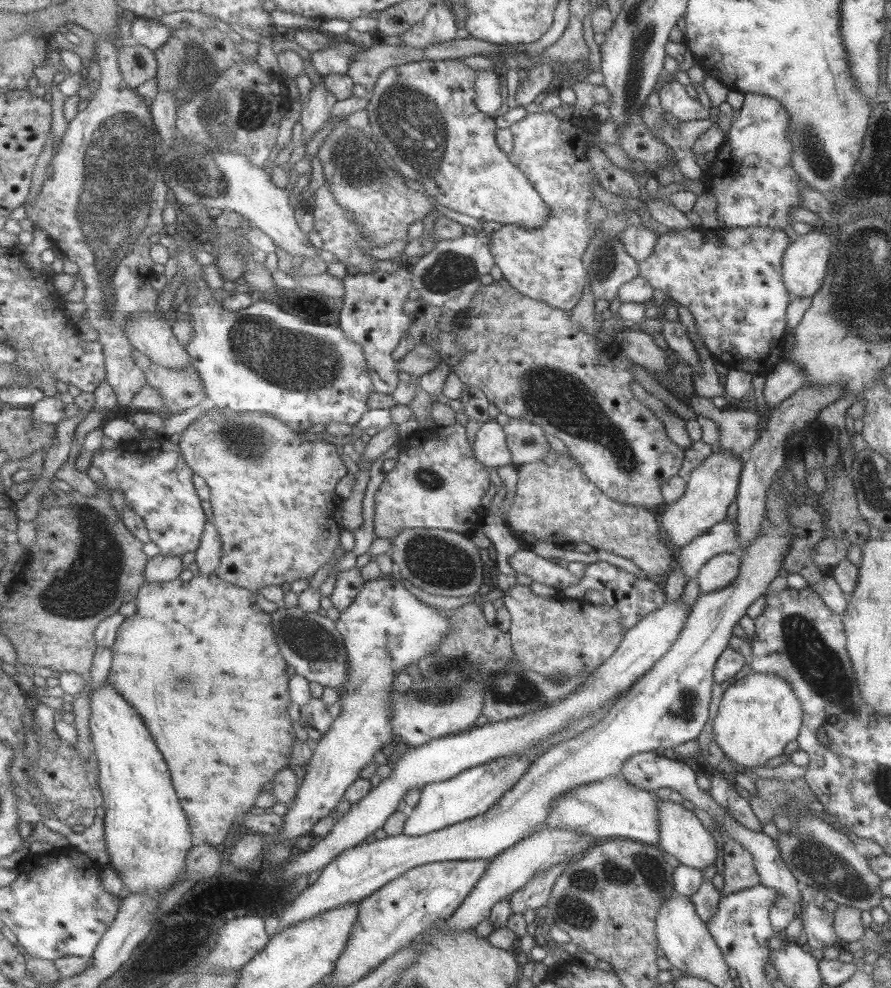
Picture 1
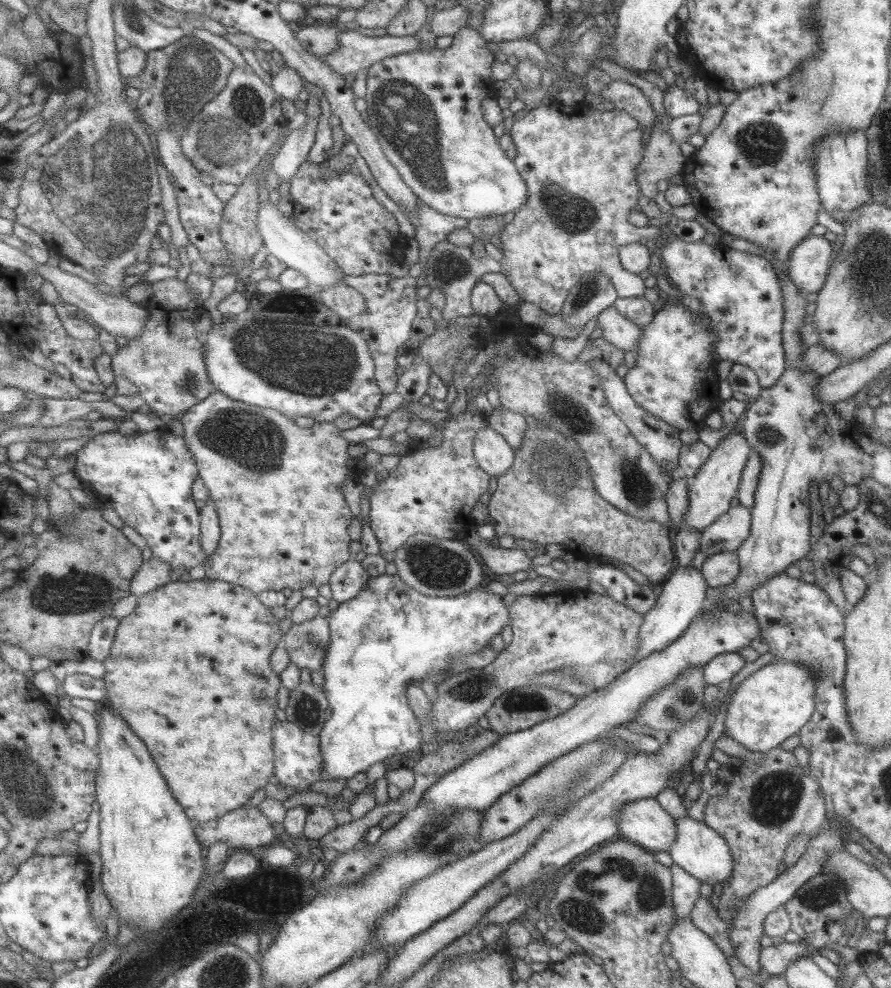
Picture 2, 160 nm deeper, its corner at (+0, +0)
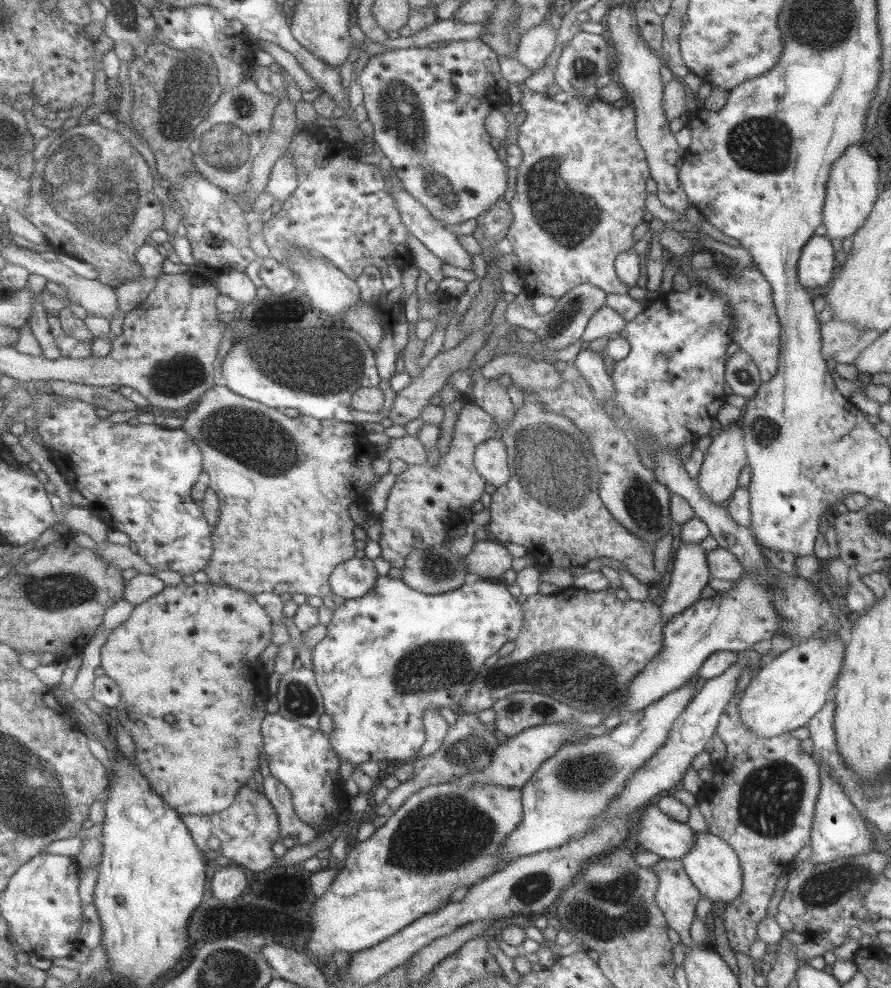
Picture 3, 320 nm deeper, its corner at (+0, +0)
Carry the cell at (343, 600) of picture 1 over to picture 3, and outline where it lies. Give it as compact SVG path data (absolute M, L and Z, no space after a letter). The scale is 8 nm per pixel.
M367 556L353 557L335 568L330 583L334 594L344 599L358 599L375 588L379 577L375 560Z

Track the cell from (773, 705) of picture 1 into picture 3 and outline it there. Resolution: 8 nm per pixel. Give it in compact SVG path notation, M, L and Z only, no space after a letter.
M839 635L821 640L807 639L767 660L752 677L737 705L739 722L759 738L805 727L808 721L825 705L841 669L844 644Z

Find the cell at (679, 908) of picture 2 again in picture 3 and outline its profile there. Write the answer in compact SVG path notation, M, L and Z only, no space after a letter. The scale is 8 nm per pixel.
M659 859L648 866L658 878L654 892L655 904L662 910L669 928L681 936L683 946L692 947L689 929L695 918L699 891L689 880L680 860Z

